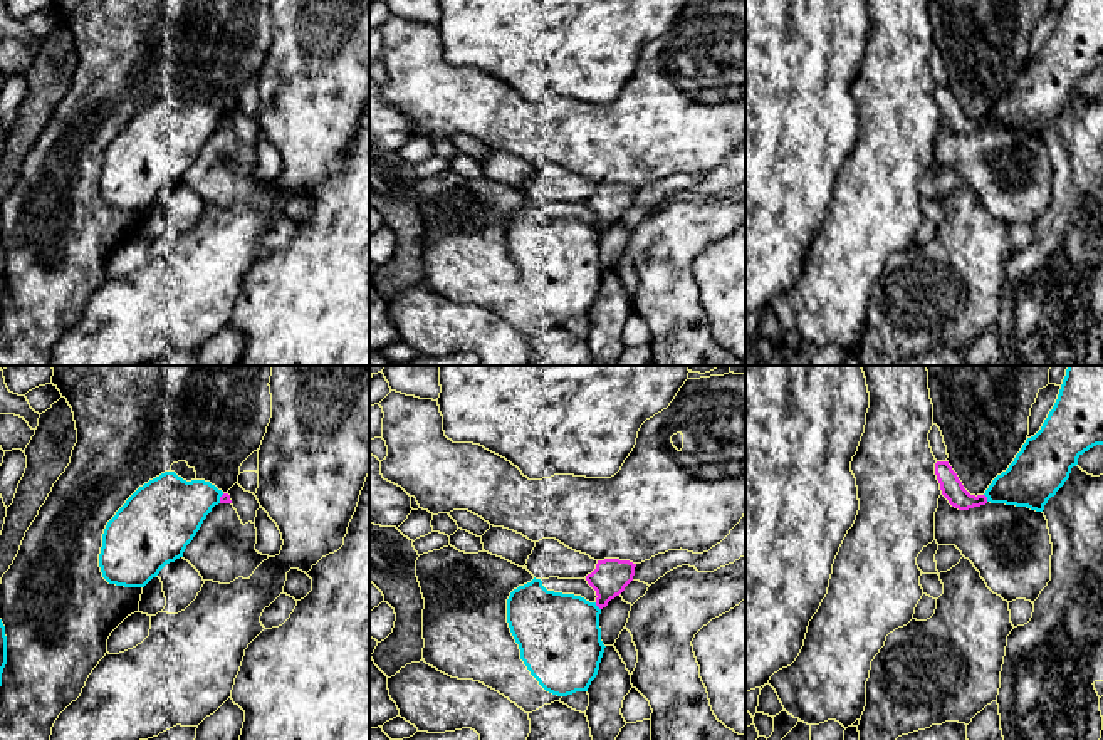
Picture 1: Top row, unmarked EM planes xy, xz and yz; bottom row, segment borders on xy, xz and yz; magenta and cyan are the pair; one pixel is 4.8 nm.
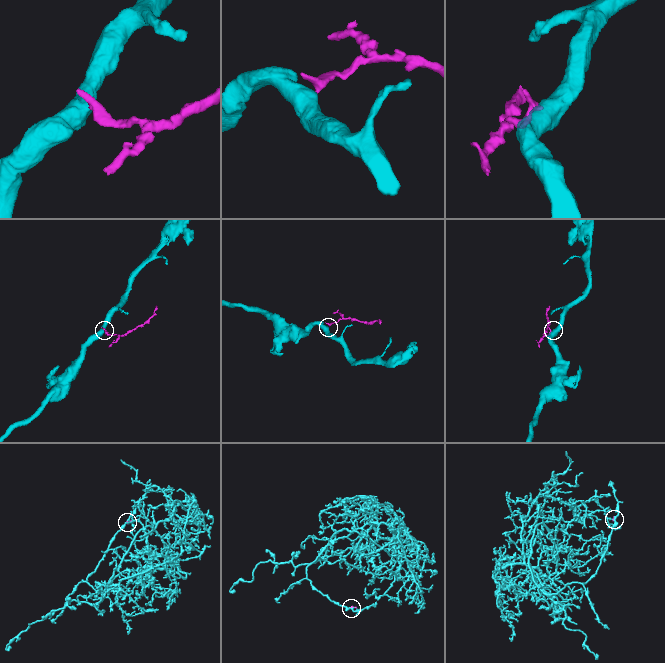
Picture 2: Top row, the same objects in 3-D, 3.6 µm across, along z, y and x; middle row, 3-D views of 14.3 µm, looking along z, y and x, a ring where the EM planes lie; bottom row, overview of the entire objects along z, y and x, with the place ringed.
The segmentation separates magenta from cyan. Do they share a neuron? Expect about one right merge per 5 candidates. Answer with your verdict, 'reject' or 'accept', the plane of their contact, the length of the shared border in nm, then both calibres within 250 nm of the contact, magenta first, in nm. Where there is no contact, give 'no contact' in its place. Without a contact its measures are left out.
reject; contact in xz; length 50 nm; calibres 170 and 400 nm

